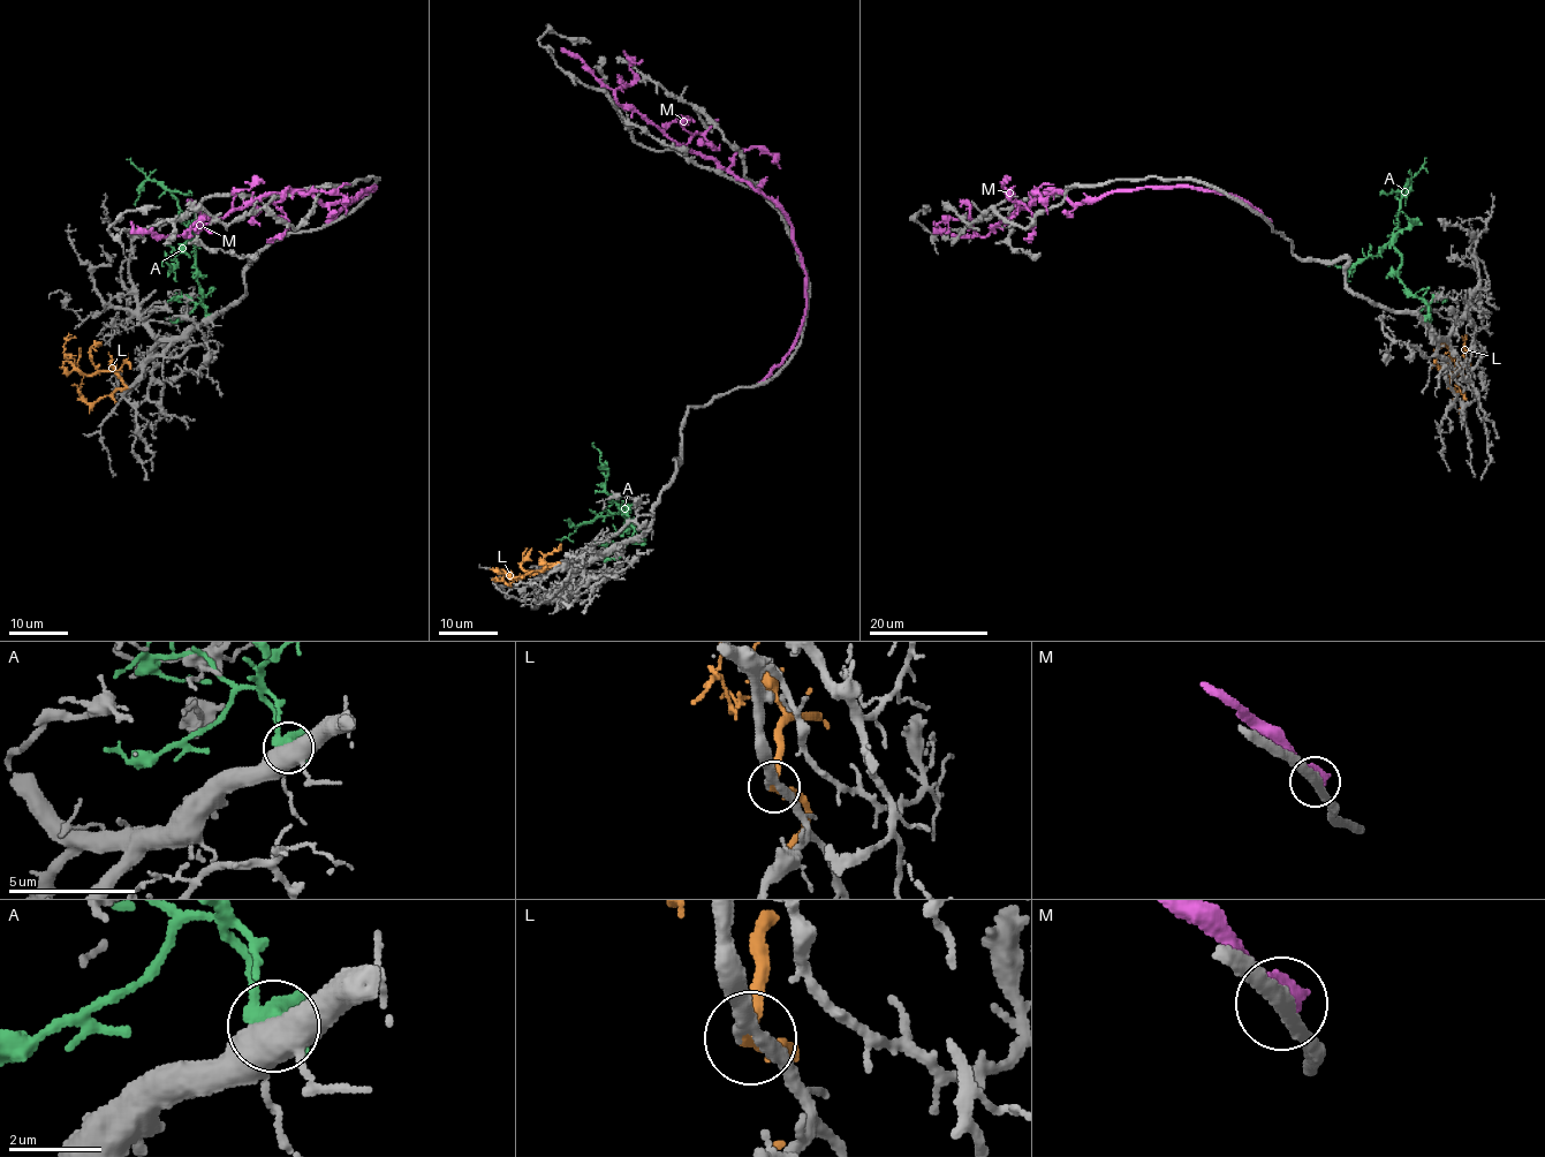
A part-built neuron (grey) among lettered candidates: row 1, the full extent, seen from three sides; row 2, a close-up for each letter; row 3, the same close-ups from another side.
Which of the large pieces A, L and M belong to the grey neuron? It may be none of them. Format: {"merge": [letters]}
{"merge": ["L"]}

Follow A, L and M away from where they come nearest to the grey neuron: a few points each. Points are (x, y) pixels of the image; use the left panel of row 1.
A: (207, 318), (192, 236), (180, 217), (178, 201), (126, 159)
L: (128, 387), (113, 371), (90, 375), (73, 367), (63, 354), (63, 343), (76, 338)
M: (330, 221), (376, 188), (325, 204), (303, 191), (272, 194), (192, 227), (184, 236), (136, 232), (130, 221)

